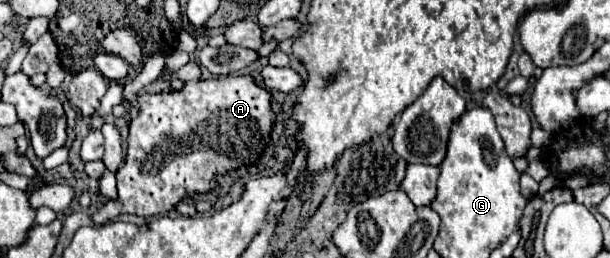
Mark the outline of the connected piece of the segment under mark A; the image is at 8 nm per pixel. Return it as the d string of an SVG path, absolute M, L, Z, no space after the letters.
M211 77L205 81L189 81L181 91L163 91L163 93L145 93L139 95L139 111L129 123L127 139L127 157L123 169L117 171L117 199L109 199L103 209L93 213L97 225L113 221L121 213L133 213L139 217L165 215L175 203L193 193L205 193L213 187L213 177L229 169L255 163L261 155L271 123L271 93L259 87L253 77Z

